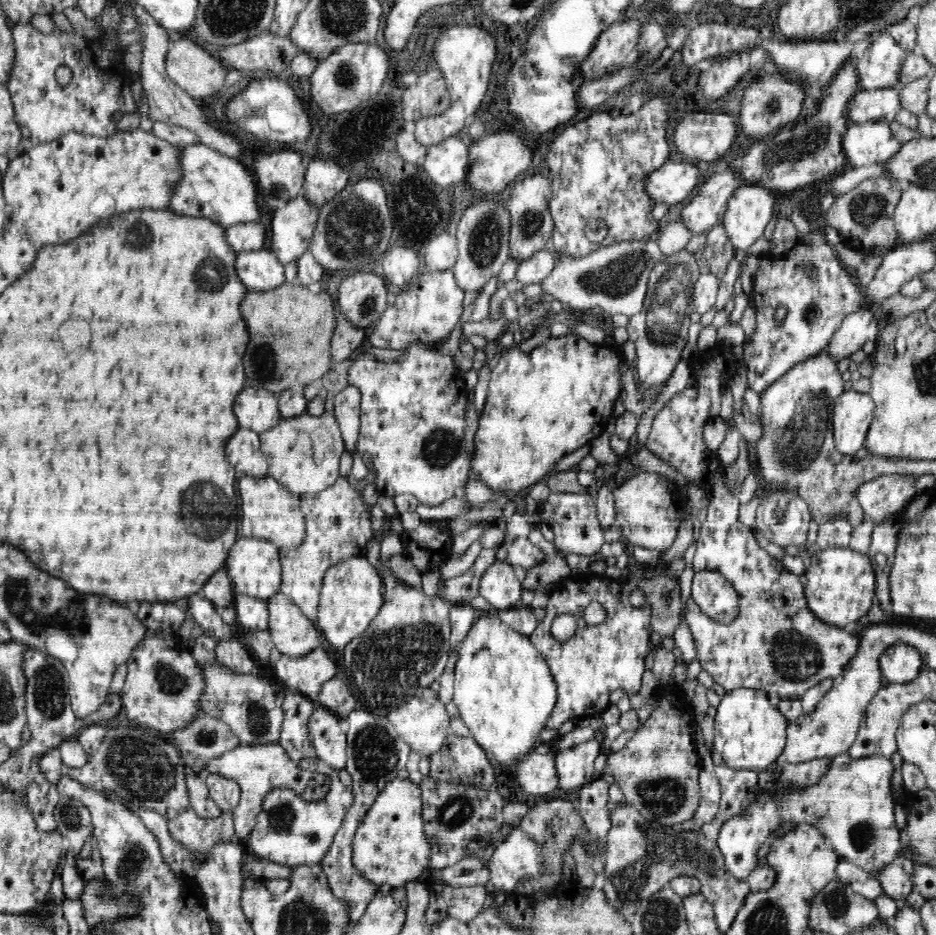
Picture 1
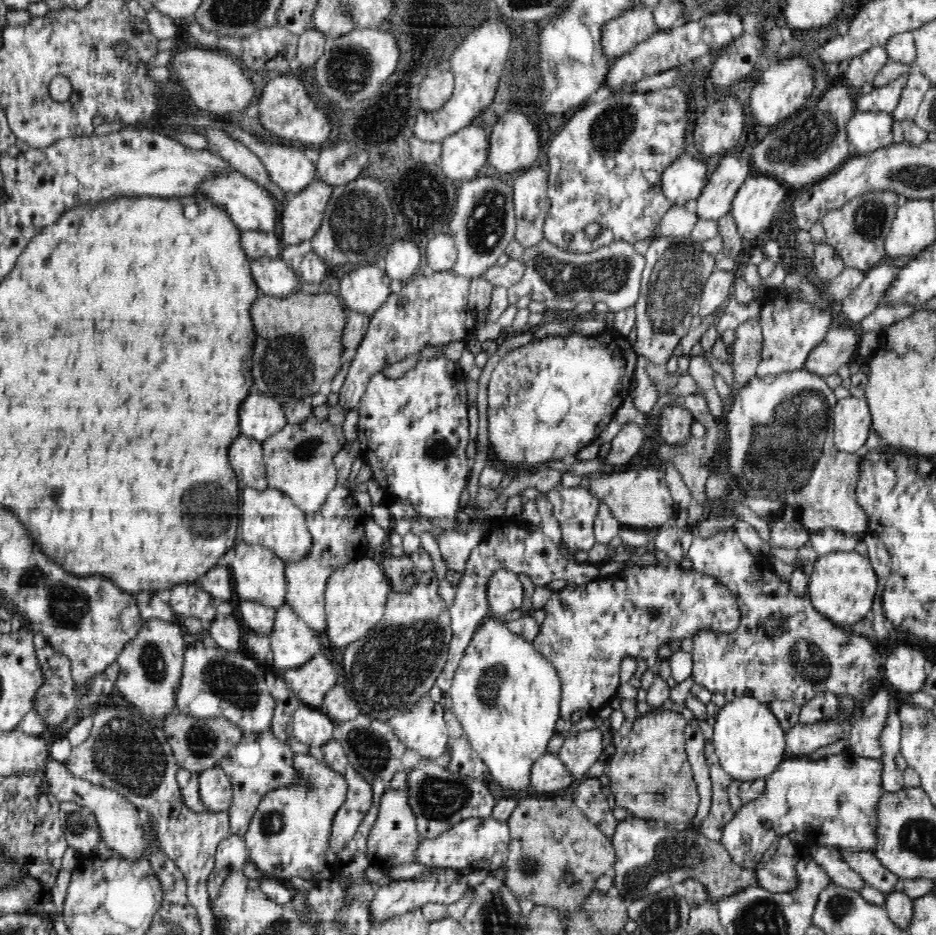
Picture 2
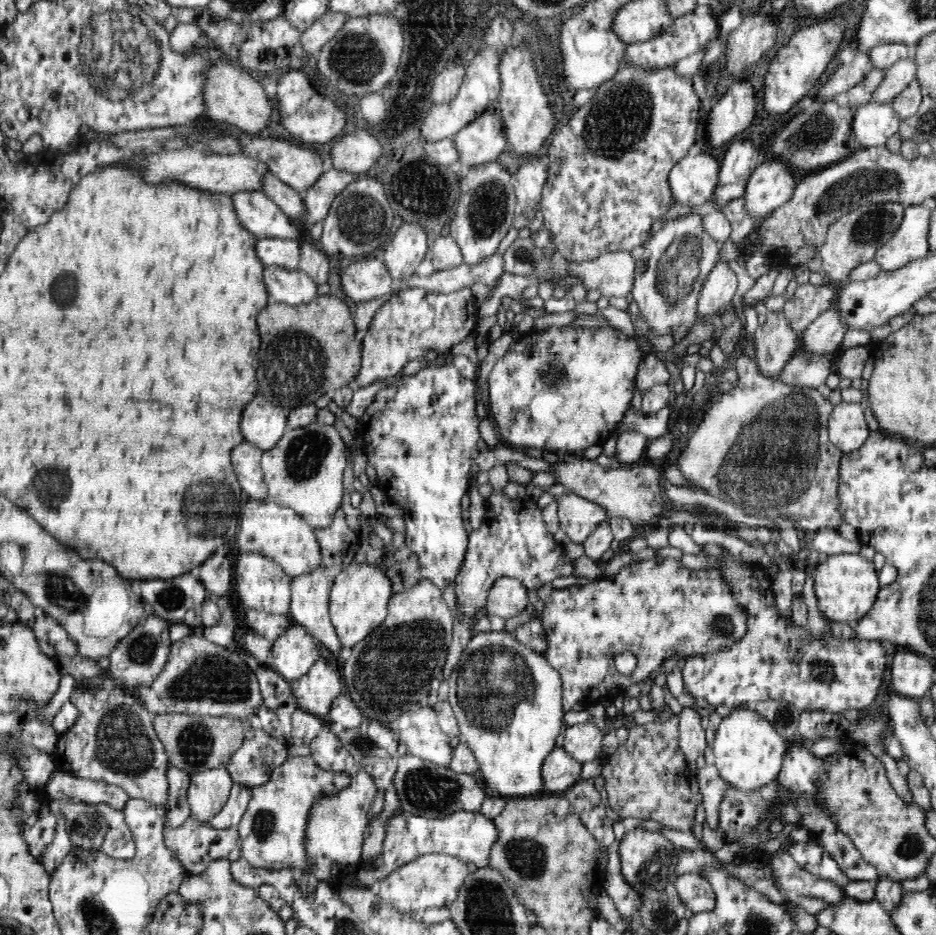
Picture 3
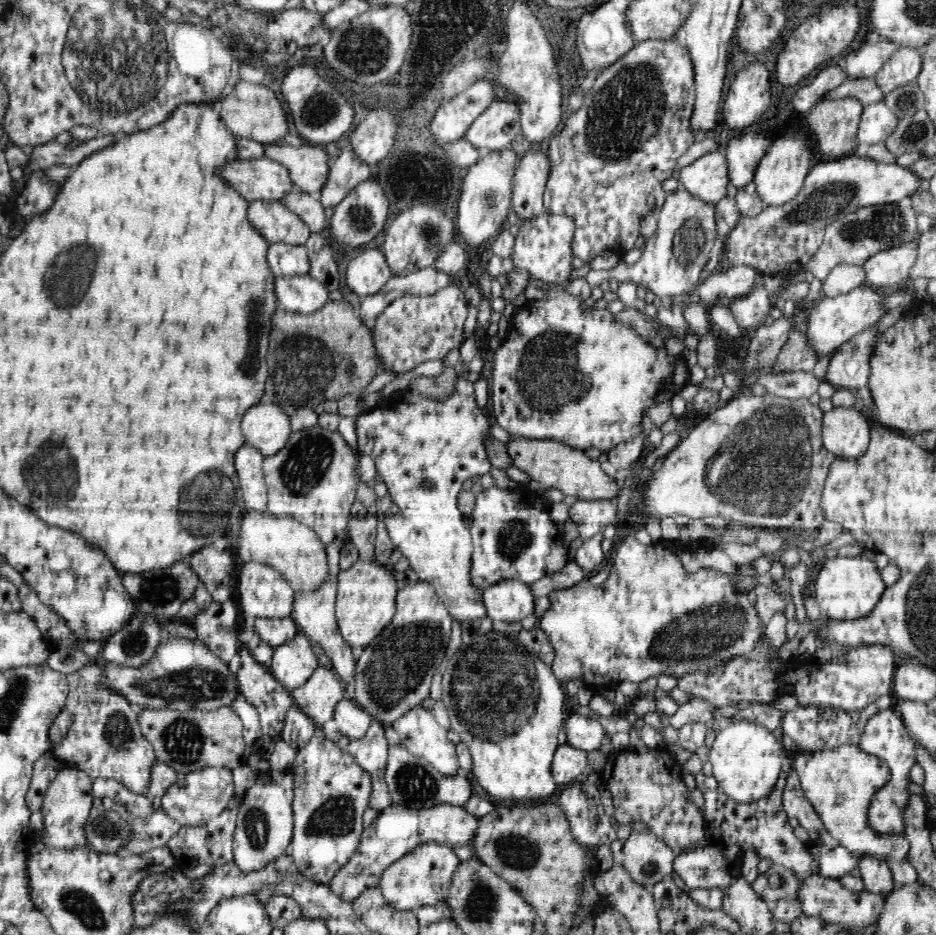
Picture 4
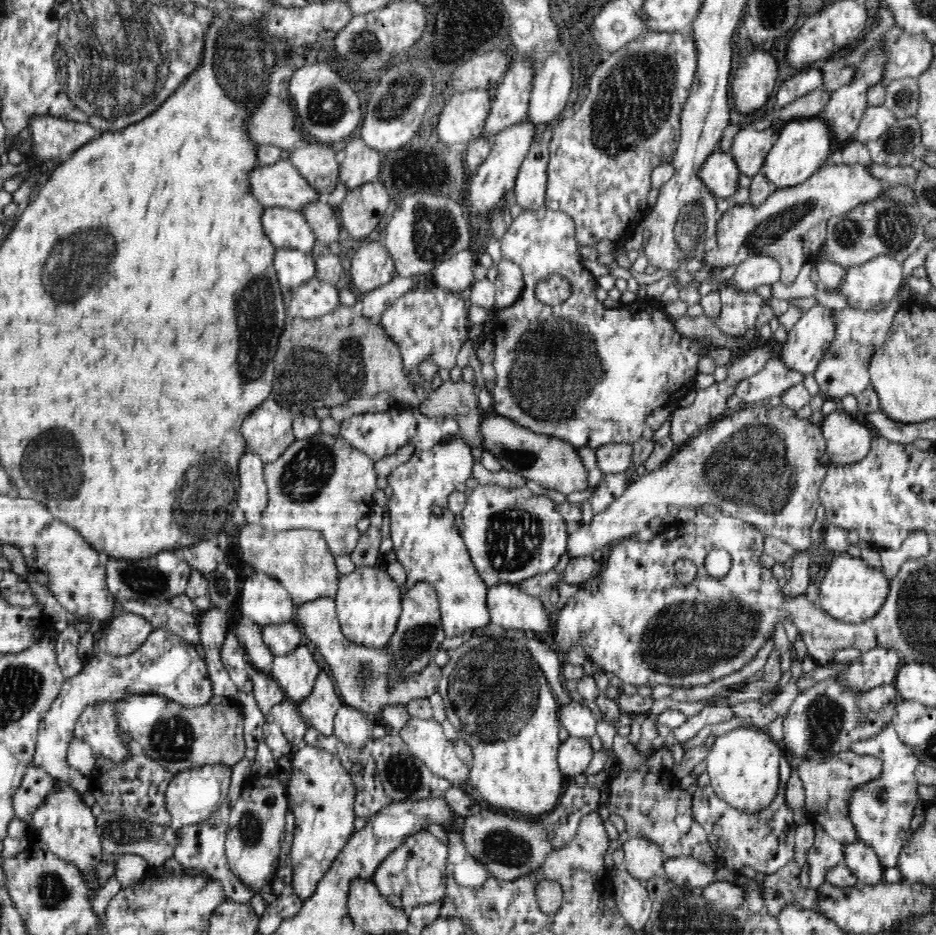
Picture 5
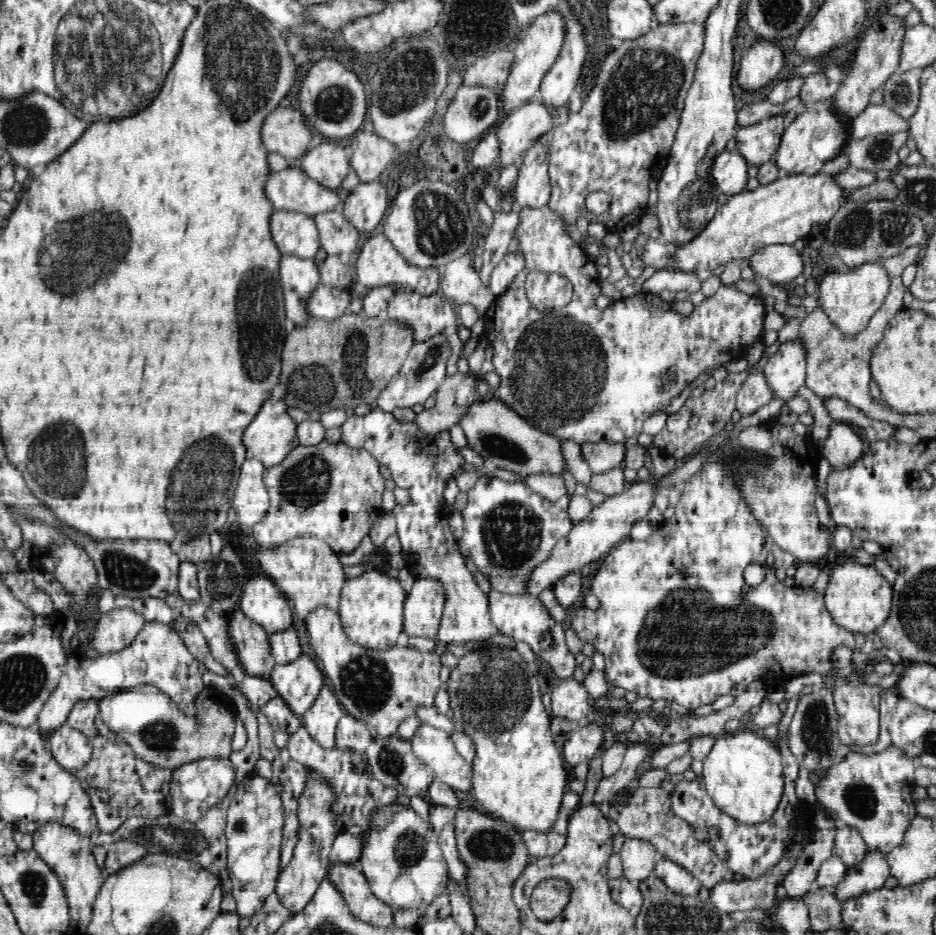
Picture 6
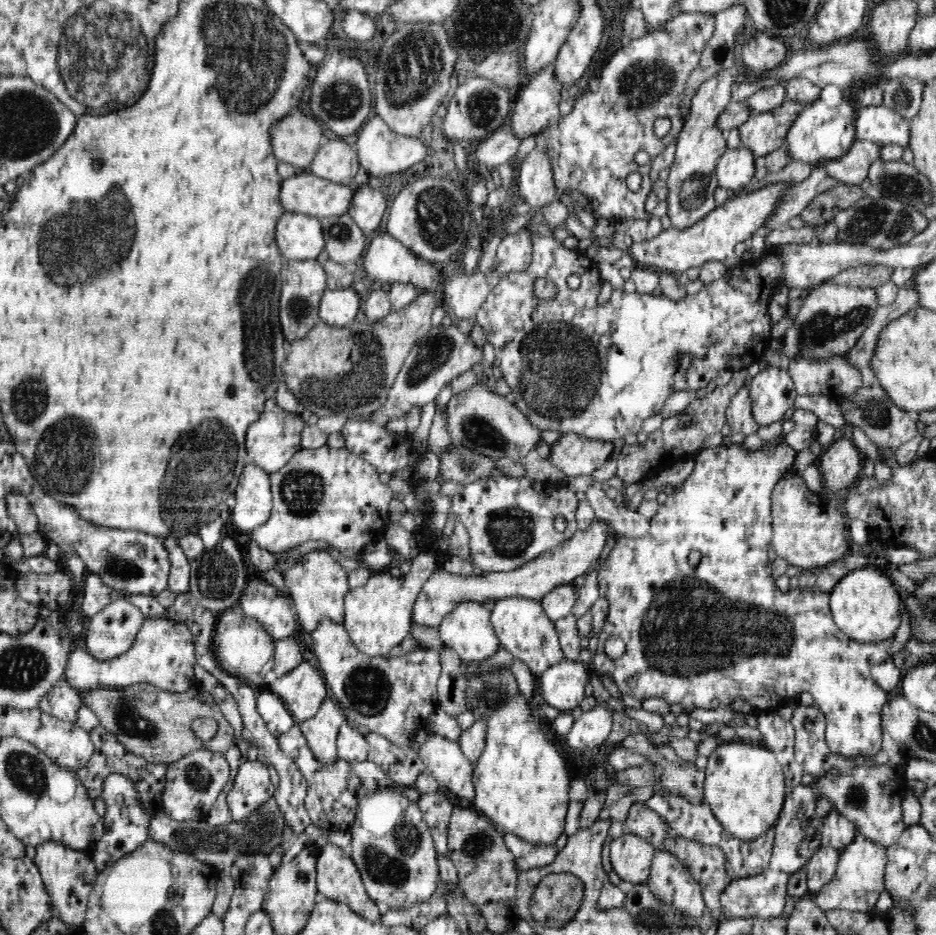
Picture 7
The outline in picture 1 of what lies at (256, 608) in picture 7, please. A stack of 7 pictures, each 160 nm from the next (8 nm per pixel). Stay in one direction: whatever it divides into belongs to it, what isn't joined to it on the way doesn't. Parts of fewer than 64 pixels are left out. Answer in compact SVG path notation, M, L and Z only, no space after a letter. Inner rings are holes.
M242 536L230 547L225 565L229 568L230 580L234 592L242 593L252 598L266 601L271 595L280 592L281 562L279 559L279 547L268 539L248 538Z

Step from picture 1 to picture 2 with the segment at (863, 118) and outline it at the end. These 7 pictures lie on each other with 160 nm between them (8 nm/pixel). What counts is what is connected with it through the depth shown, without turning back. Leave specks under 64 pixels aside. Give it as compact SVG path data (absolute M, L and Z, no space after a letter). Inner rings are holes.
M899 76L896 80L881 87L867 88L856 95L856 108L861 111L887 112L893 114L897 107L901 92L906 86L907 76Z

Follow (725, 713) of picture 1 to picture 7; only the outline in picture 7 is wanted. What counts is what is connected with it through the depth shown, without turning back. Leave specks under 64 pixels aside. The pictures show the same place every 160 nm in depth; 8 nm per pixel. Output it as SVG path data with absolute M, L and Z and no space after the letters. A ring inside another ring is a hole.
M748 740L720 741L708 757L704 802L710 805L721 825L738 839L752 840L770 830L779 819L785 802L785 776L776 755L762 744Z

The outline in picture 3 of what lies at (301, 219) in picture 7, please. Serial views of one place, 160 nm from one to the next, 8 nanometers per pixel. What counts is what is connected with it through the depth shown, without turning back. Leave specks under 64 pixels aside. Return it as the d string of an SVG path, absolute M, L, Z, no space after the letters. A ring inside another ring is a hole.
M238 190L230 194L230 198L234 201L234 208L238 220L244 228L248 229L256 238L281 238L286 240L295 240L302 238L298 233L298 229L291 224L290 217L282 212L278 205L262 190Z

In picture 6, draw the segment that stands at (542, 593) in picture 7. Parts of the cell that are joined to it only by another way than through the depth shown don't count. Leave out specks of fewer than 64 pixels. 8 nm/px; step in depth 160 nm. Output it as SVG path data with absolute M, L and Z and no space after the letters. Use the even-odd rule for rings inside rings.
M642 481L642 484L636 484L636 486L634 483L630 484L630 488L624 489L623 494L609 497L602 504L594 507L586 519L574 524L567 536L557 542L549 558L528 574L527 593L538 597L542 590L555 585L562 576L572 574L594 560L600 560L618 543L630 538L632 524L648 515L648 508L652 506L652 500L655 500L652 484ZM416 578L404 602L403 638L415 636L436 640L444 604L442 584L433 578Z

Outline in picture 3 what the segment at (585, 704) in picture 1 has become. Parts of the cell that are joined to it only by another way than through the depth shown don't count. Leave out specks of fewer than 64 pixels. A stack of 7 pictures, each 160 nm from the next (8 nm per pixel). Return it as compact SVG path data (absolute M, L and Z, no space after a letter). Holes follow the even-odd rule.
M656 556L650 560L630 562L611 578L597 578L585 585L563 589L553 588L545 601L541 623L547 640L543 655L559 672L563 686L562 702L567 712L578 702L594 702L602 696L624 692L625 676L615 667L616 655L631 653L635 656L636 668L626 676L626 686L642 684L672 656L688 659L690 656L712 654L739 642L746 634L747 614L734 602L730 585L726 585L717 570L692 570L684 567L680 560Z

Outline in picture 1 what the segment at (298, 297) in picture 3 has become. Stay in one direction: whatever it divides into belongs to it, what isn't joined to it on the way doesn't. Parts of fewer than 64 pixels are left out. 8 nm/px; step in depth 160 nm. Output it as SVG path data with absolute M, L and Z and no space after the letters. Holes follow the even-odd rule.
M270 249L239 251L234 268L242 284L250 291L271 291L284 284L284 265Z

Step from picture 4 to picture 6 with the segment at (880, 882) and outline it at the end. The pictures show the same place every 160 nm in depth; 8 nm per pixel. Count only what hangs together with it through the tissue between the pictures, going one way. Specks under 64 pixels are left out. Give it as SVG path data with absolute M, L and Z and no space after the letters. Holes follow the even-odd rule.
M841 823L834 831L834 855L844 861L848 868L858 866L868 854L868 846L861 834L852 826Z

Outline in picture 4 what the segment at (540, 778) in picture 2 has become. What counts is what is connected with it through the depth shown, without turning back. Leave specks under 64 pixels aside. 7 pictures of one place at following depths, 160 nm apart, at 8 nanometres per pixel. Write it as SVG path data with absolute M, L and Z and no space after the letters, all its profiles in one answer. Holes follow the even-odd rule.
M567 742L558 745L551 762L550 772L559 789L562 785L566 786L571 780L575 780L578 774L587 772L586 756L586 752L571 748Z

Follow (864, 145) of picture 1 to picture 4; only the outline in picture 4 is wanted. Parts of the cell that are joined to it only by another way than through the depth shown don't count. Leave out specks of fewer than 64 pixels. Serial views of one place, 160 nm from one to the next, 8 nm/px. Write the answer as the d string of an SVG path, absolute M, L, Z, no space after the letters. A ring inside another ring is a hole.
M884 100L863 106L857 142L862 144L878 144L894 132L899 118L888 108Z

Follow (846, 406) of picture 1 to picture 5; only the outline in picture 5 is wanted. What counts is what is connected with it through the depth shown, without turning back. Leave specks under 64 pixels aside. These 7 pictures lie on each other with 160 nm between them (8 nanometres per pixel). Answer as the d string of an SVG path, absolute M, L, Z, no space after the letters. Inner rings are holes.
M840 410L825 417L821 430L834 465L858 462L872 448L872 434L865 424Z

